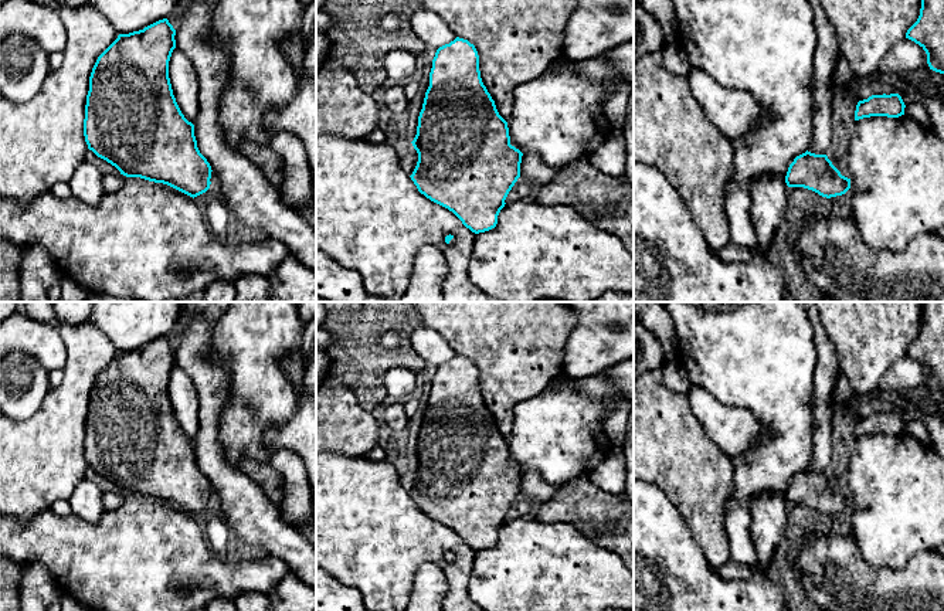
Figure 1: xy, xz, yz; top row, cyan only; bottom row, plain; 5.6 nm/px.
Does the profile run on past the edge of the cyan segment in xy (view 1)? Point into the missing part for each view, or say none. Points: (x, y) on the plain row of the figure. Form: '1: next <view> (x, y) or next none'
1: next none

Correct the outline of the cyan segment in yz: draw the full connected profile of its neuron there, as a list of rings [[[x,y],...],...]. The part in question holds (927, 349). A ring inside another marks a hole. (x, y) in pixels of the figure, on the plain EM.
[[[921,302],[921,326],[906,356],[927,371],[930,387],[944,391],[944,302]]]

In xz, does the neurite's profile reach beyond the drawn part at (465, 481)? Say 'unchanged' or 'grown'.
unchanged

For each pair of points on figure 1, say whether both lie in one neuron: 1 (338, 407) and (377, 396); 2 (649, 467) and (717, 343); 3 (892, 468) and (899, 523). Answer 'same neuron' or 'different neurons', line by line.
1: different neurons
2: different neurons
3: same neuron

